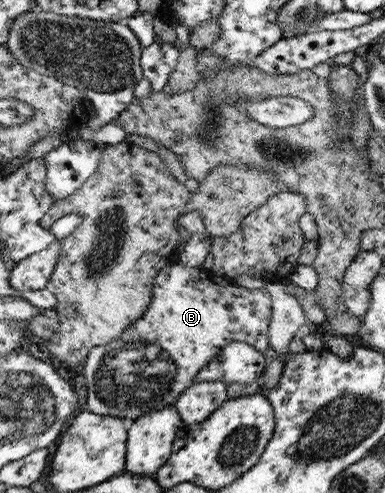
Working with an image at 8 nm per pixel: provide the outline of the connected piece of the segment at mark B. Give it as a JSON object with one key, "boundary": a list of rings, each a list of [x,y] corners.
{"boundary":[[[173,263],[160,269],[153,284],[152,303],[123,336],[109,344],[93,348],[85,369],[87,411],[120,417],[128,423],[140,419],[153,410],[173,406],[181,393],[196,384],[197,375],[233,341],[255,345],[265,355],[270,346],[269,325],[272,317],[272,297],[264,288],[254,290],[239,286],[233,279],[219,276],[203,267],[189,267]]]}

